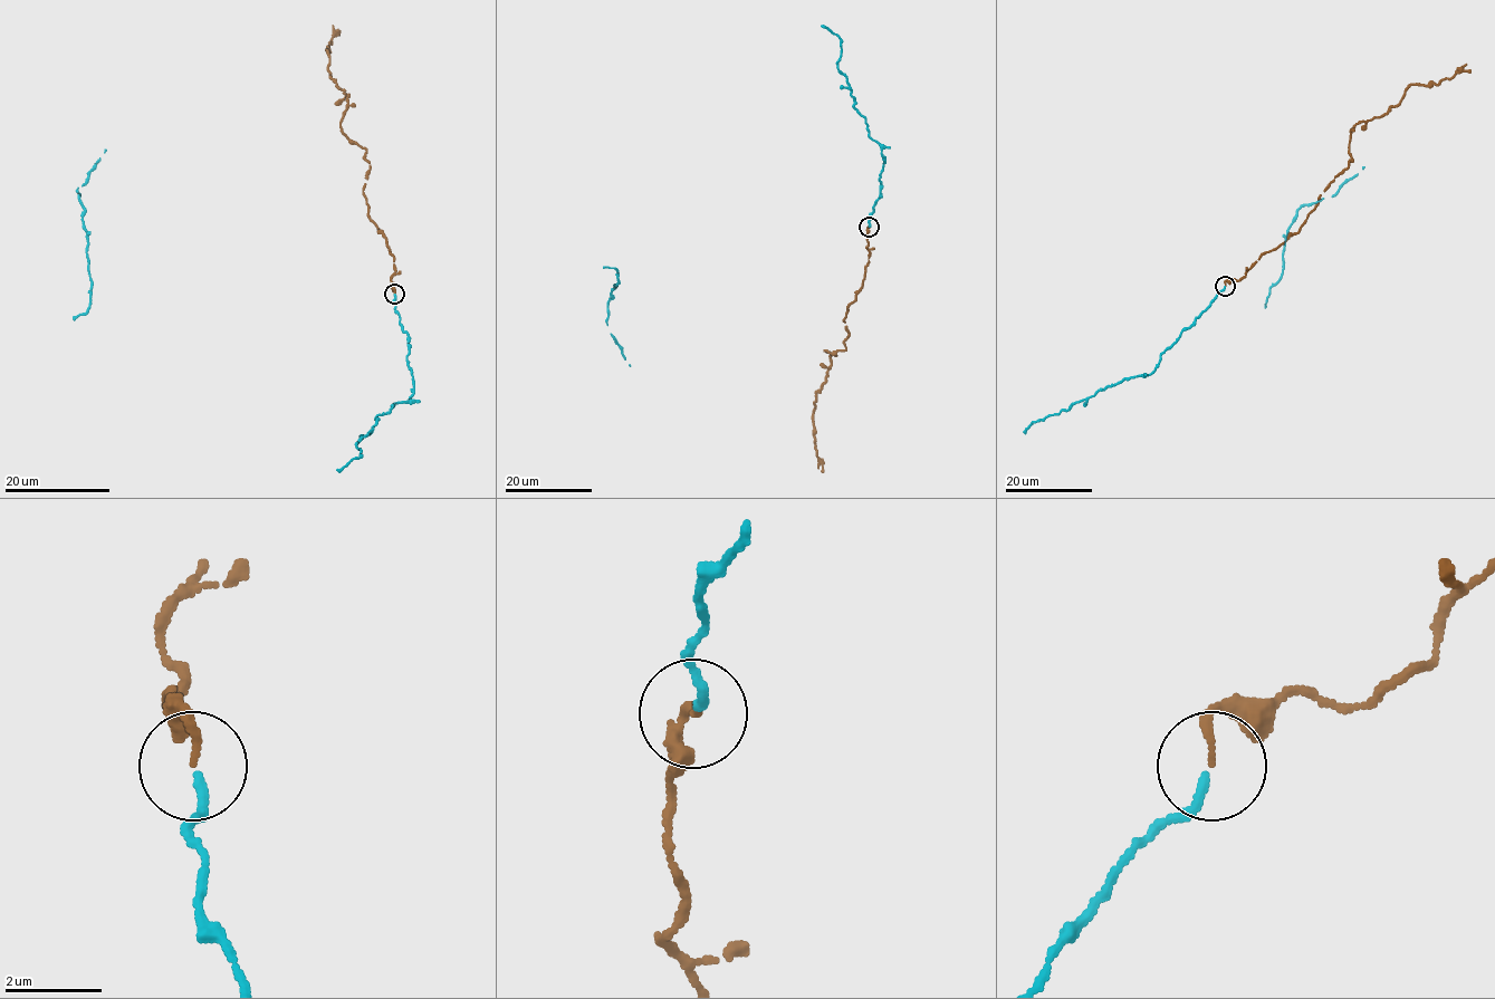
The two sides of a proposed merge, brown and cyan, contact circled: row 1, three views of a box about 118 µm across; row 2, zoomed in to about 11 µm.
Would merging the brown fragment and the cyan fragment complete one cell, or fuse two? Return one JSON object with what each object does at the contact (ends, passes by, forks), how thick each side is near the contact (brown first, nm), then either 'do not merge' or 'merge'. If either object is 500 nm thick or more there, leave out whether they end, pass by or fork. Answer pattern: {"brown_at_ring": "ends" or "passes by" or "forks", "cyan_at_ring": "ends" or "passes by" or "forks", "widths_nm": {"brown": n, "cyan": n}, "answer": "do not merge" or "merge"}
{"brown_at_ring": "ends", "cyan_at_ring": "ends", "widths_nm": {"brown": 150, "cyan": 190}, "answer": "merge"}

